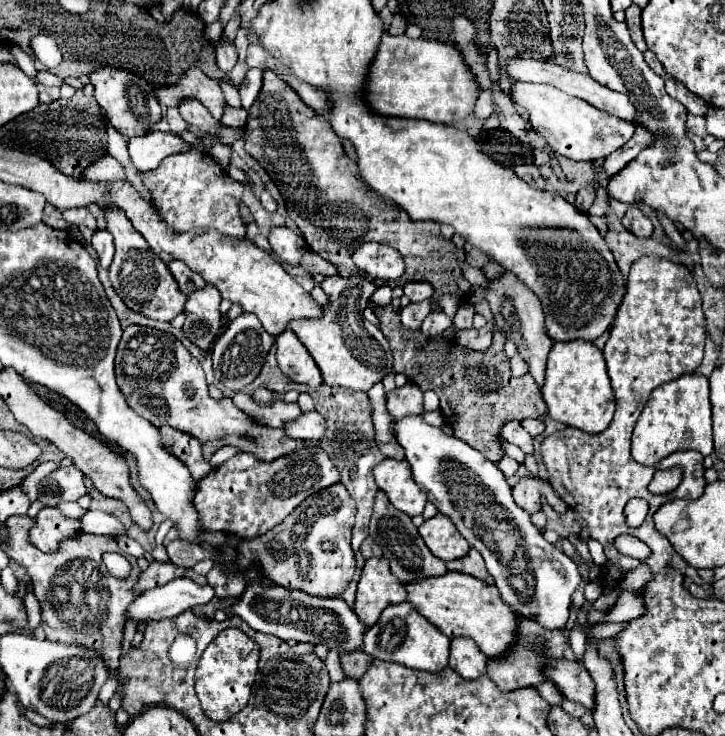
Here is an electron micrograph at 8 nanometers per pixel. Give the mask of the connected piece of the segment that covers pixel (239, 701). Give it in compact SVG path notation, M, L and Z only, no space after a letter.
M226 628L210 642L196 668L196 696L210 720L228 720L246 706L256 680L258 658L258 644L238 628Z

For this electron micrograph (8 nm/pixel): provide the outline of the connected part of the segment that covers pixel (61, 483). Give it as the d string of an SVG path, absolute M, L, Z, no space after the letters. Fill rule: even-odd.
M76 466L58 468L38 484L38 500L44 506L58 506L58 502L76 502L84 494L84 474Z

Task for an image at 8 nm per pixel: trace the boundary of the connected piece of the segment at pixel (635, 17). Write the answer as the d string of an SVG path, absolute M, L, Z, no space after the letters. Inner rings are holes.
M630 6L630 8L626 10L626 26L628 26L630 36L632 36L634 44L638 46L638 50L646 52L646 50L648 50L648 46L646 46L646 42L644 42L642 28L640 28L640 12L642 12L642 10L640 10L638 6Z

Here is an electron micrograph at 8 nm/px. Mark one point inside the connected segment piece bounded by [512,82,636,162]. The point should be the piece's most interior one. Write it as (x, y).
(574, 129)

